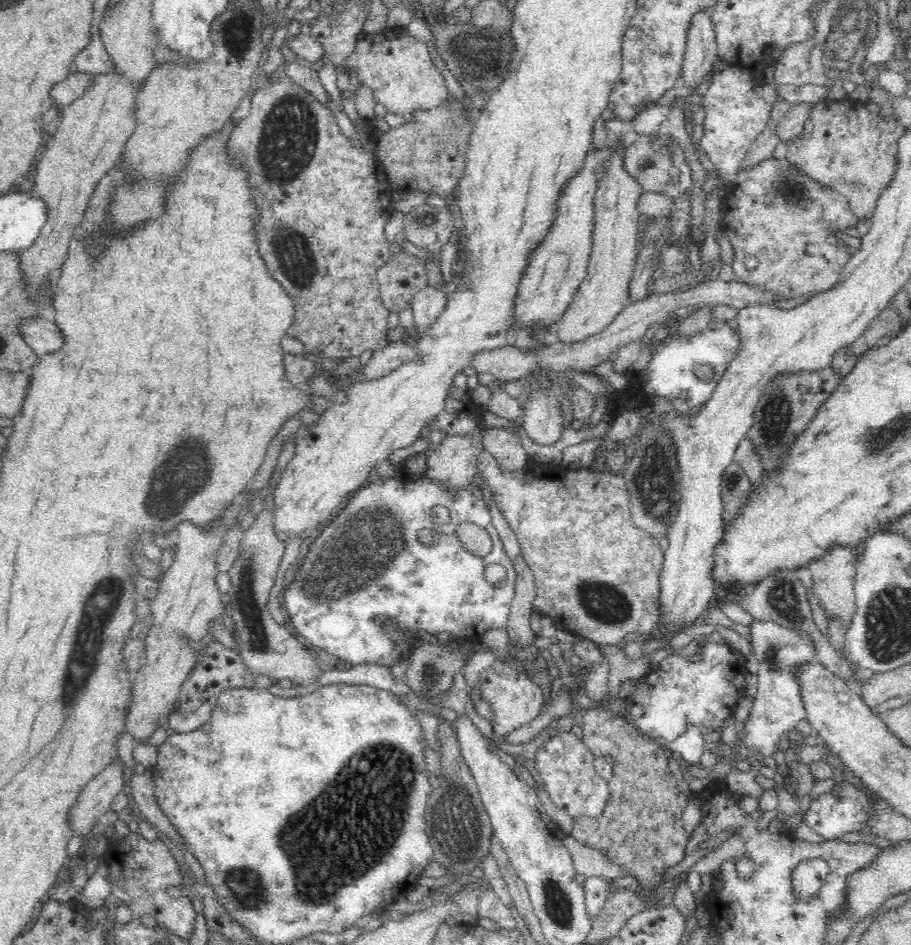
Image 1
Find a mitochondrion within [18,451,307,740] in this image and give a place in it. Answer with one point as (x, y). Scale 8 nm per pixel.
(98, 605)

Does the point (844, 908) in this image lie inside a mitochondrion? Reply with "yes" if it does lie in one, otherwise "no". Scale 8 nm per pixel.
no

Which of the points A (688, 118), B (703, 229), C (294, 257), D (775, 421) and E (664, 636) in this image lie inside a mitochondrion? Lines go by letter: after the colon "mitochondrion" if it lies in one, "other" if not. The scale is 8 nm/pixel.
A: other
B: other
C: mitochondrion
D: mitochondrion
E: other

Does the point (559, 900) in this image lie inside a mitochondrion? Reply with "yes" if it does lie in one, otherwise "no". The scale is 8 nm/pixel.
yes

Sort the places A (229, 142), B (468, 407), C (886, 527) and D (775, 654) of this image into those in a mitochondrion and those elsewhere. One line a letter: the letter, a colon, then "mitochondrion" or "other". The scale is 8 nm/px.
A: other
B: other
C: other
D: mitochondrion

